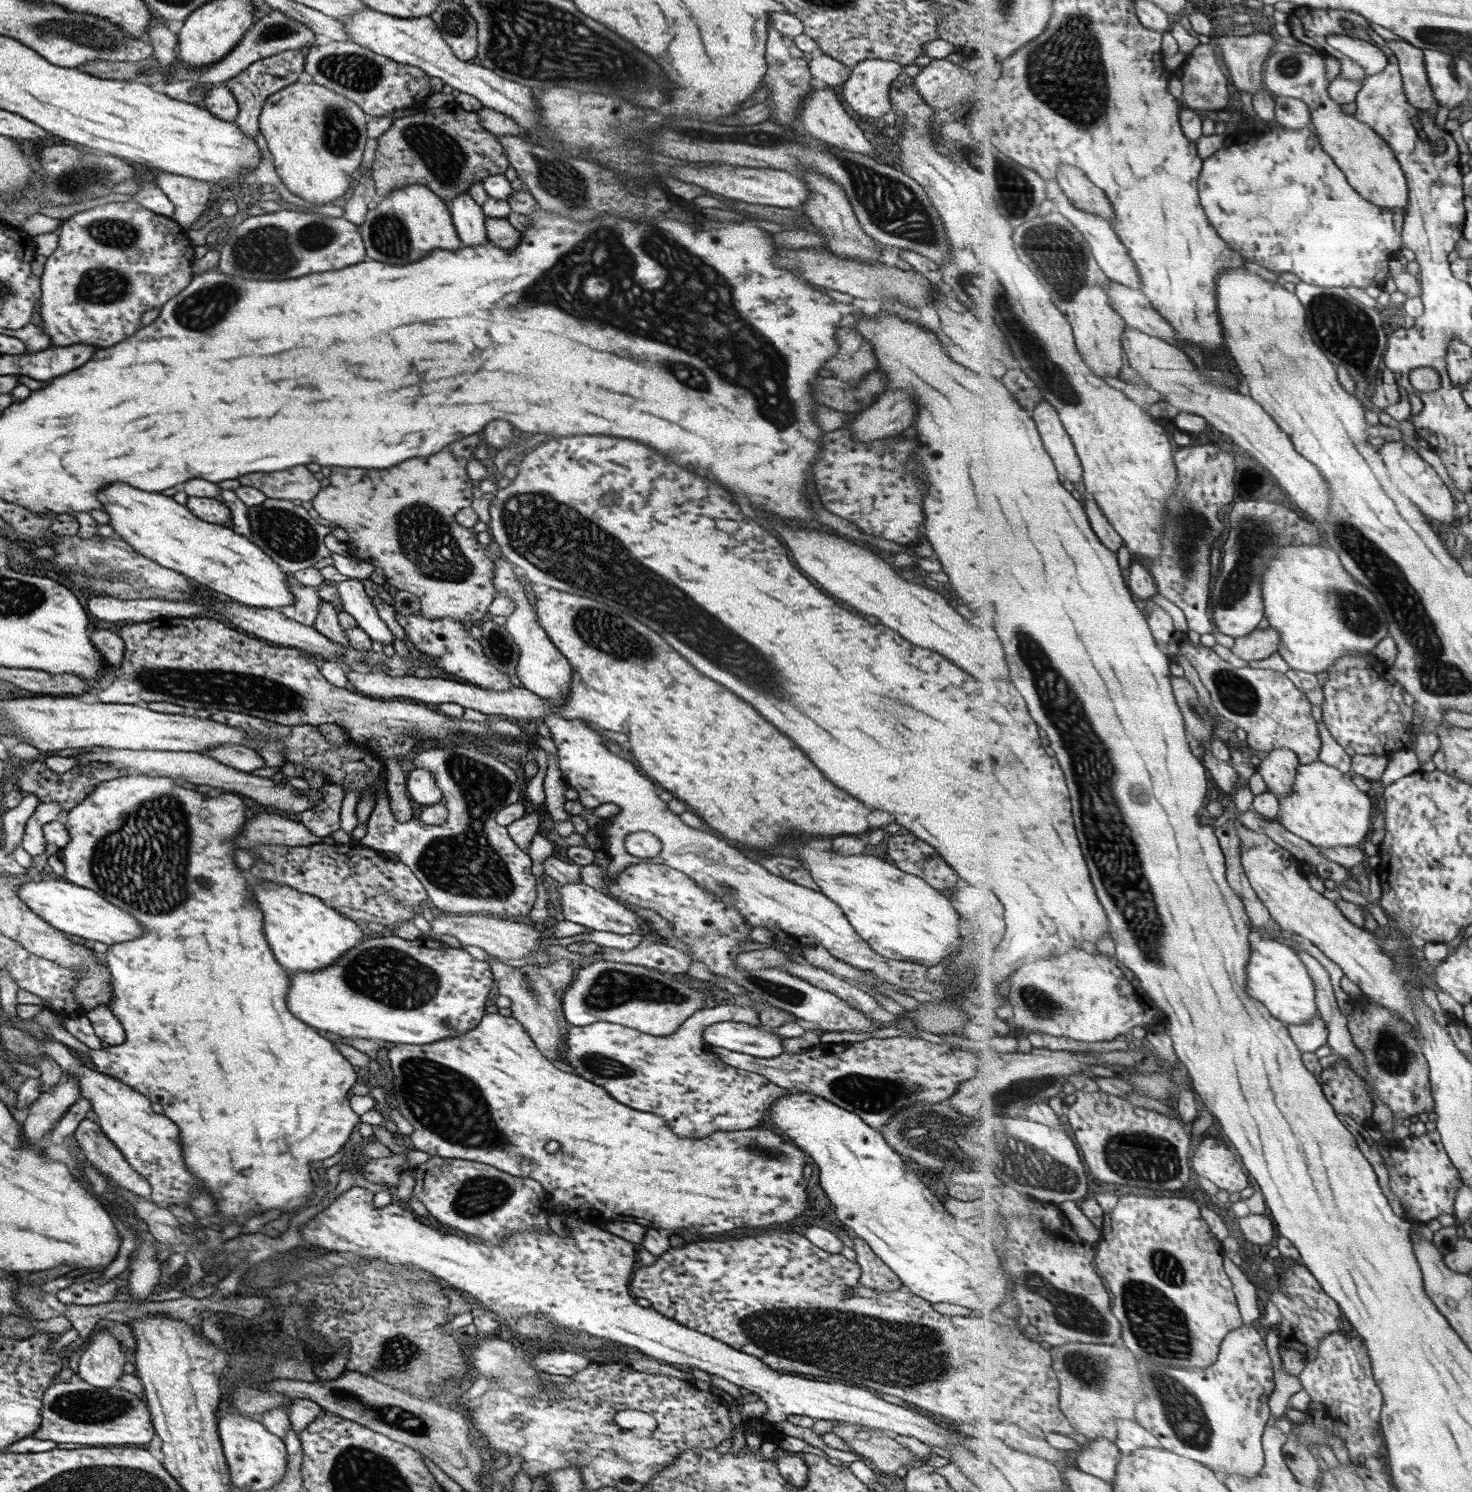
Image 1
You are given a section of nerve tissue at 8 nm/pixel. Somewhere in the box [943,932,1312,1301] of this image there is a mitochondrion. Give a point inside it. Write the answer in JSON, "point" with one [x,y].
{"point":[1141,1157]}

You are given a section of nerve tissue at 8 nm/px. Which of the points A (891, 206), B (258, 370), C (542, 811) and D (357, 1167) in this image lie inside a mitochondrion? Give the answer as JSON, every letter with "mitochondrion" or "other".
{"A":"mitochondrion","B":"other","C":"other","D":"other"}

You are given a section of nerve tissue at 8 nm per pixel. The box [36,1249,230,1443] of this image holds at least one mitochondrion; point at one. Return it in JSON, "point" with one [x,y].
{"point":[87,1407]}

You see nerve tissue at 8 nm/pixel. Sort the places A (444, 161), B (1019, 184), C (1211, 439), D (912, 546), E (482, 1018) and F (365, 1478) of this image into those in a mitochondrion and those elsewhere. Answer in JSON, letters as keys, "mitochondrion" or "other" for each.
{"A":"mitochondrion","B":"mitochondrion","C":"other","D":"other","E":"other","F":"mitochondrion"}

